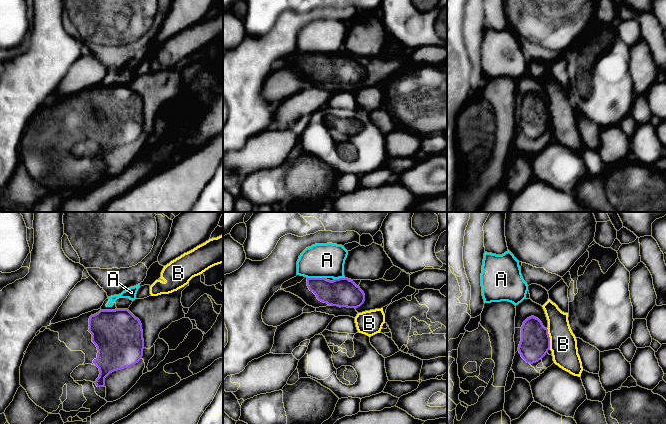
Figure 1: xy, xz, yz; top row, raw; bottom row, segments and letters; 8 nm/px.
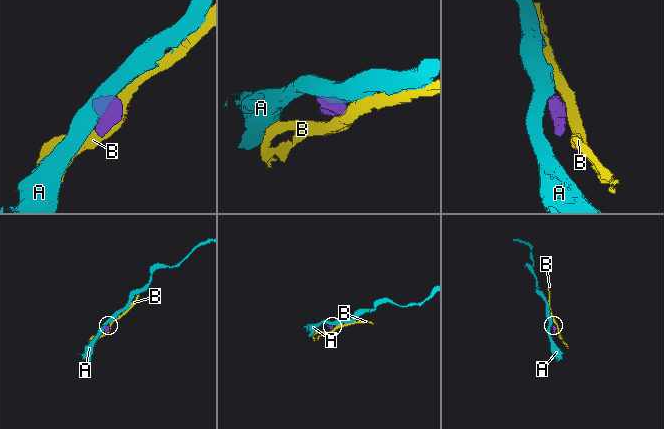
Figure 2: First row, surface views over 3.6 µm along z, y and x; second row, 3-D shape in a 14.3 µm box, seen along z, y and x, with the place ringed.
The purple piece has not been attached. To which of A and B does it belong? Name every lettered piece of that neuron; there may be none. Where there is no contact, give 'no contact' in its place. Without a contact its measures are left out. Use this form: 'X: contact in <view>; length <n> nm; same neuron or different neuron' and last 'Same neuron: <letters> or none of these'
A: contact in xz; length 140 nm; different neuron
B: contact in yz; length 170 nm; different neuron
Same neuron: none of these

